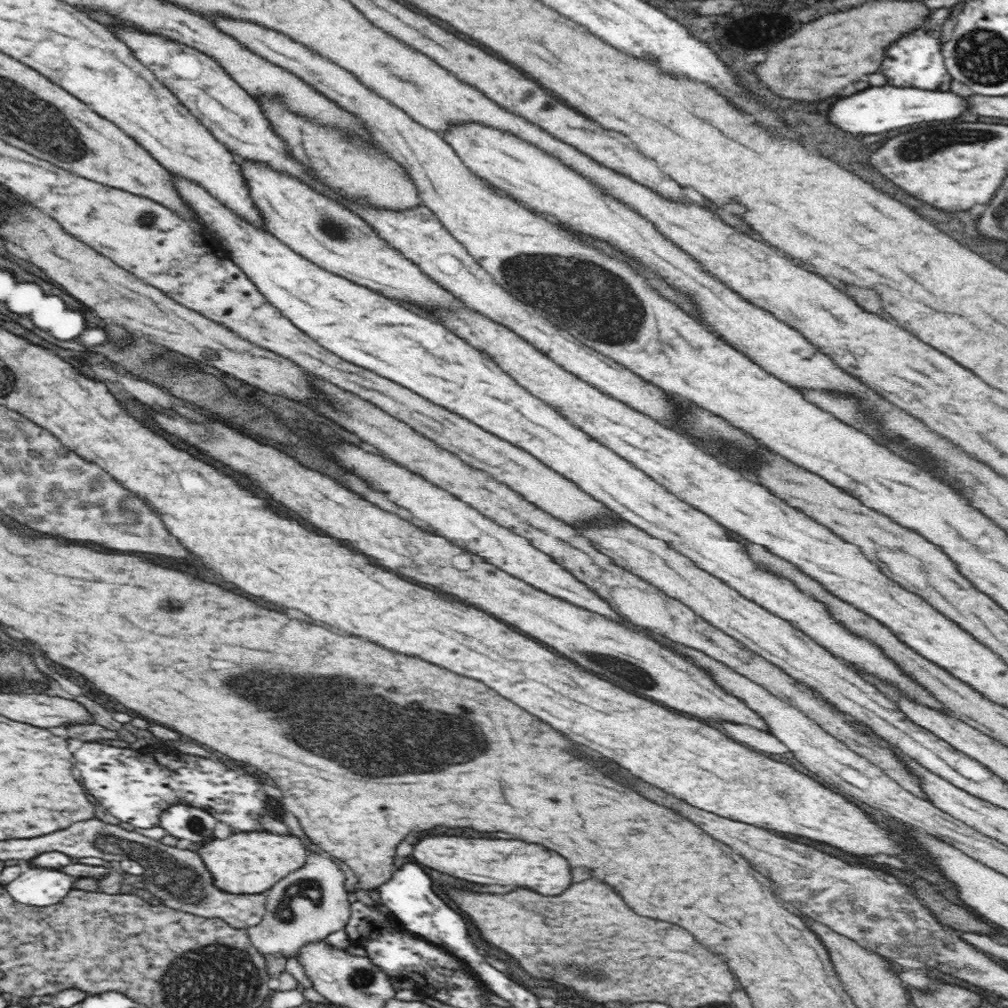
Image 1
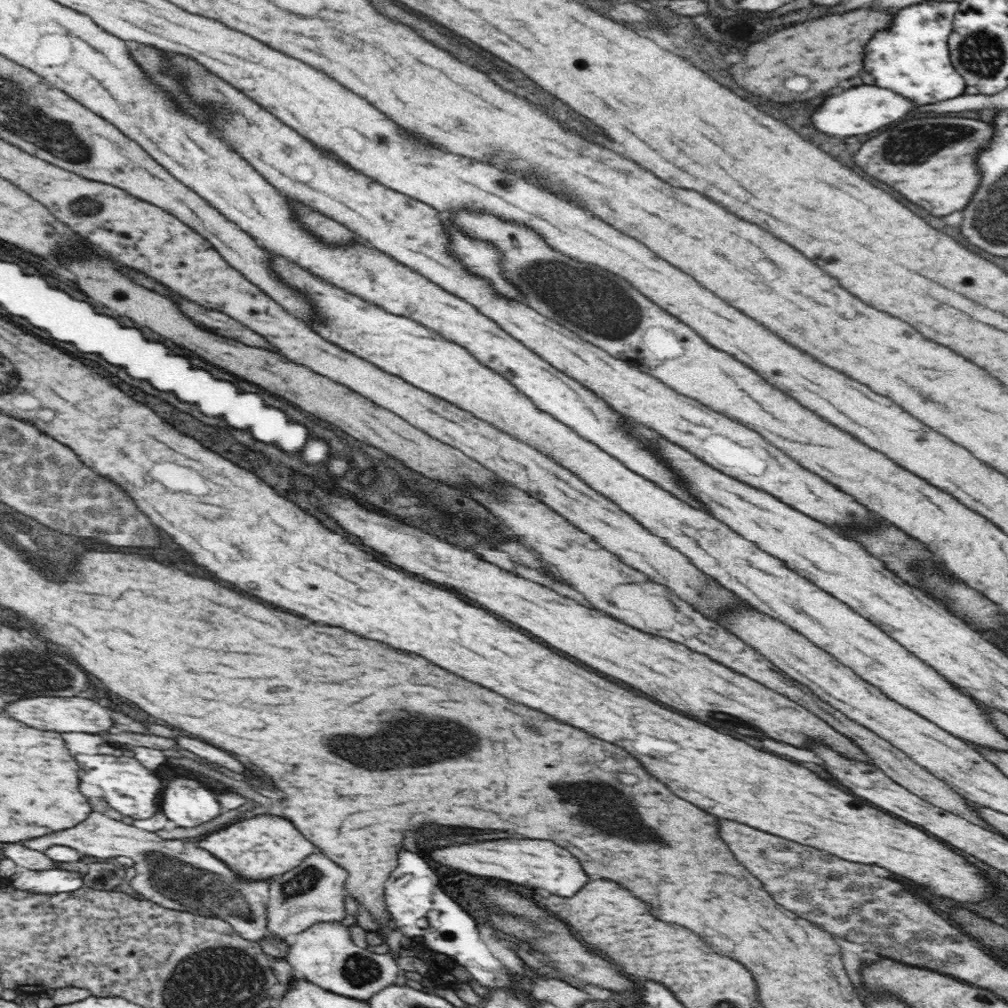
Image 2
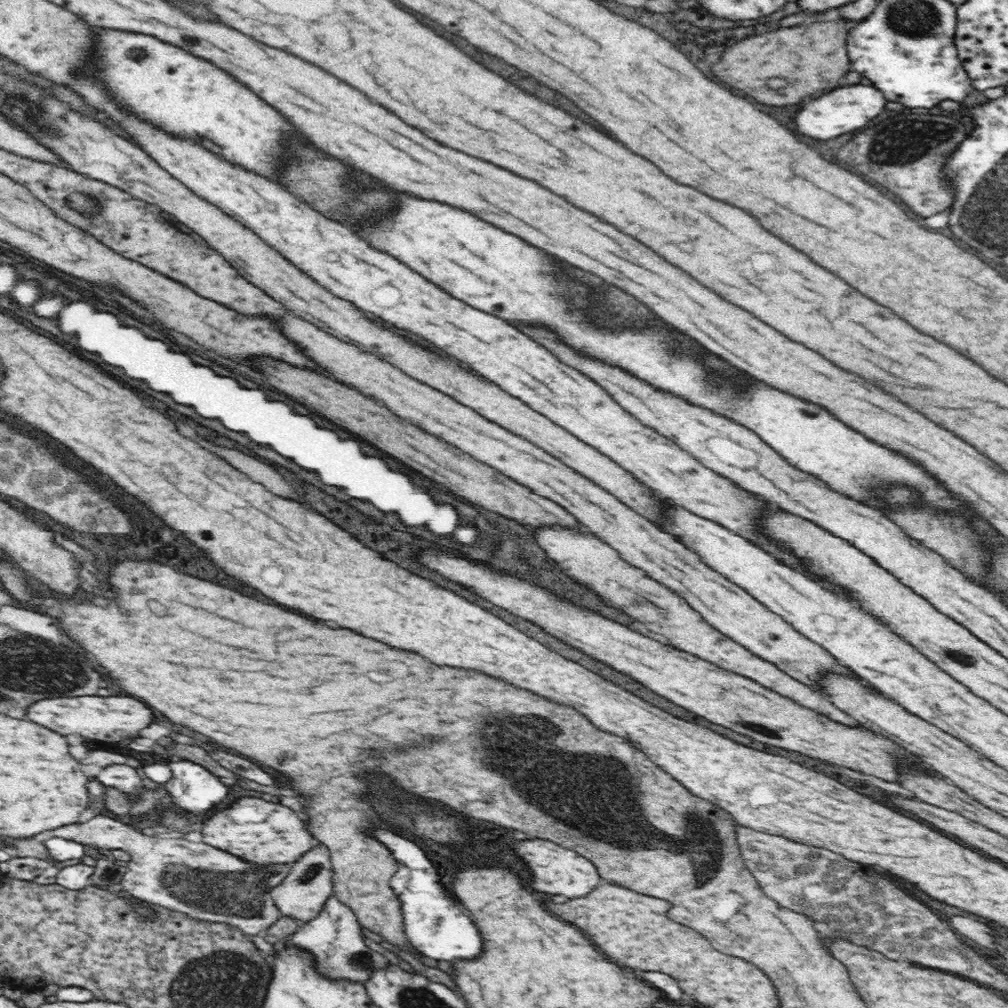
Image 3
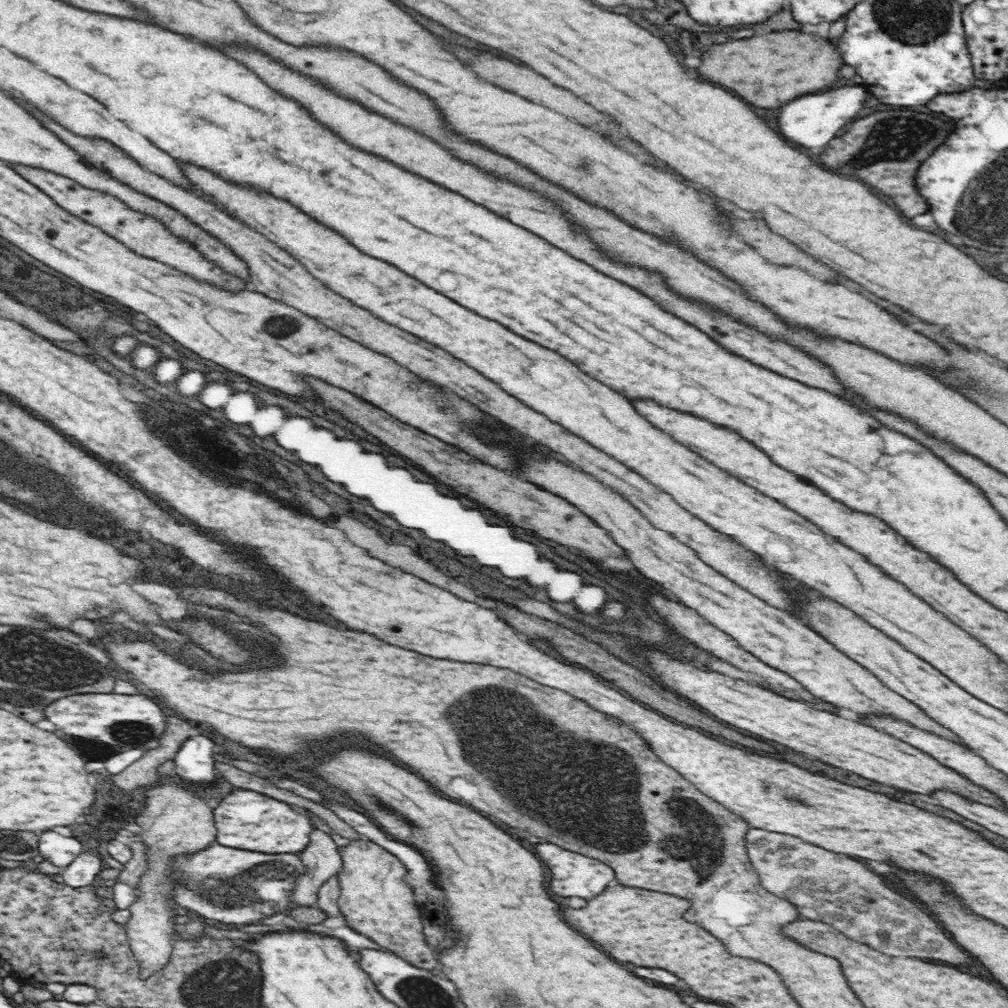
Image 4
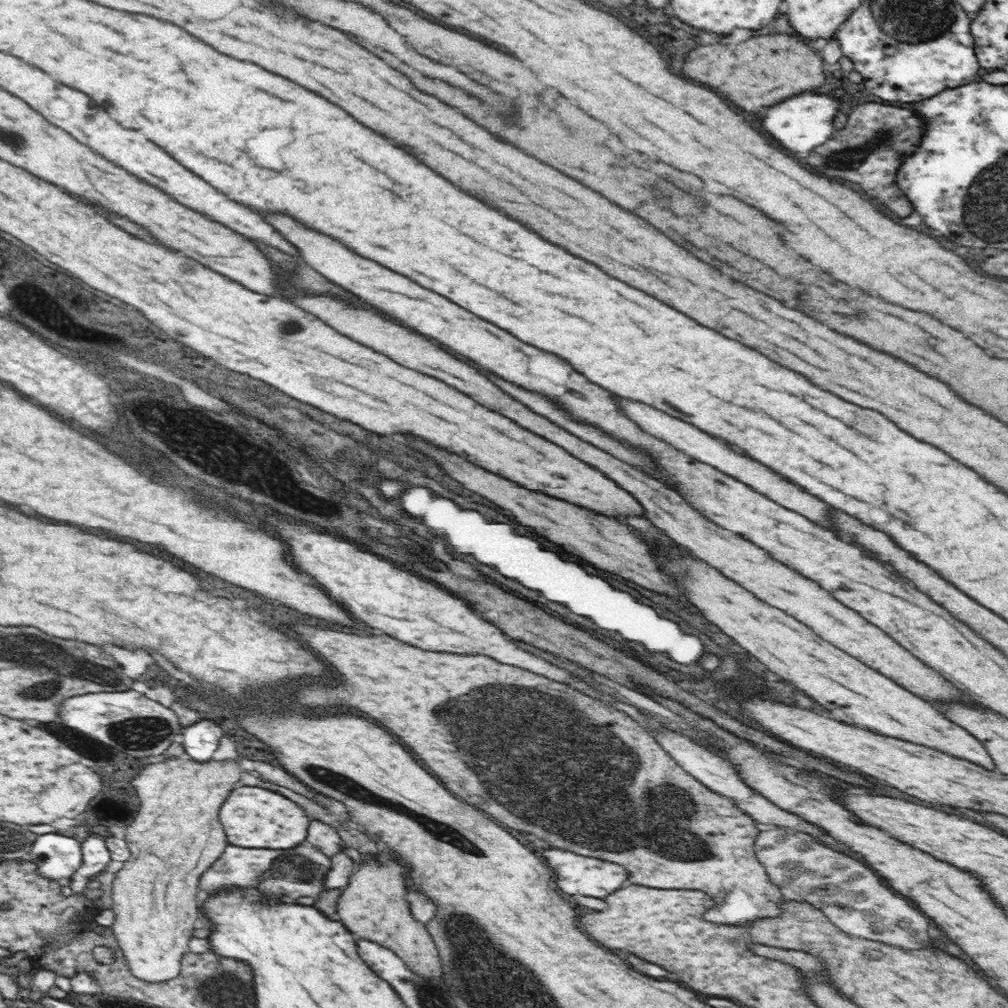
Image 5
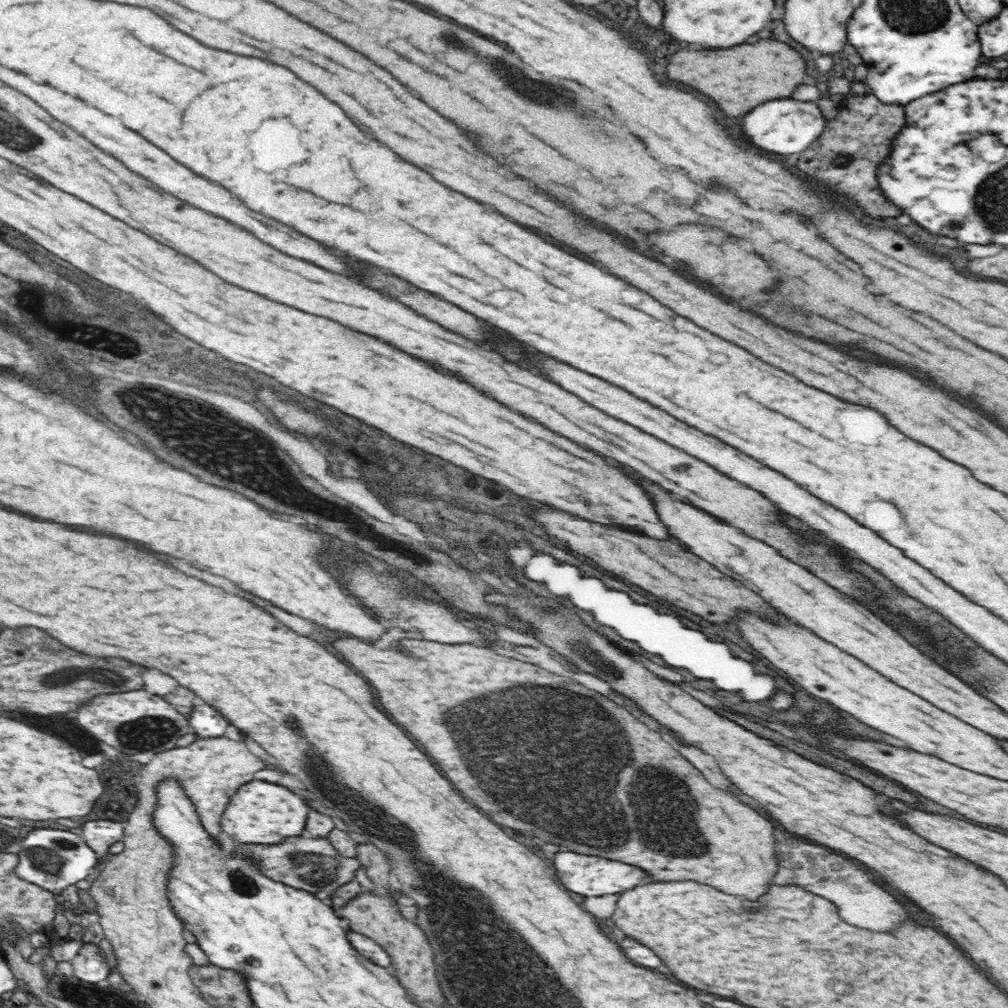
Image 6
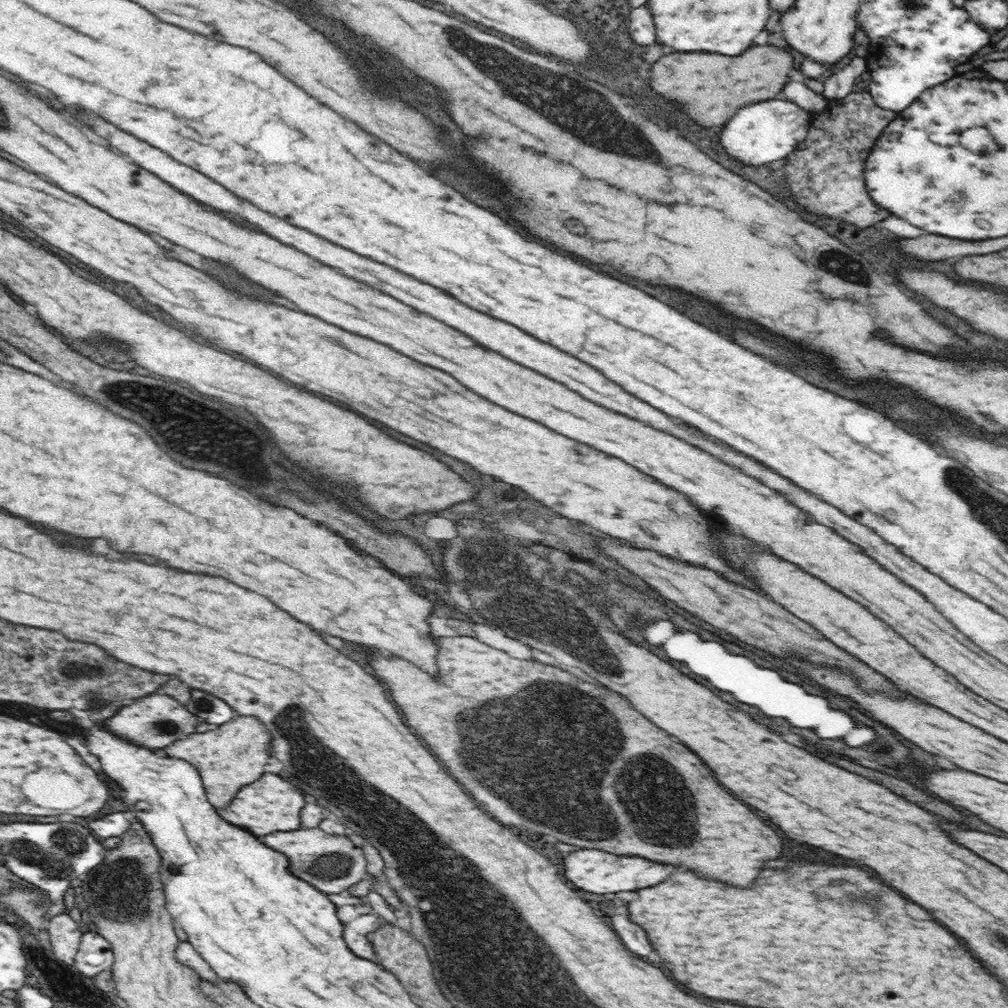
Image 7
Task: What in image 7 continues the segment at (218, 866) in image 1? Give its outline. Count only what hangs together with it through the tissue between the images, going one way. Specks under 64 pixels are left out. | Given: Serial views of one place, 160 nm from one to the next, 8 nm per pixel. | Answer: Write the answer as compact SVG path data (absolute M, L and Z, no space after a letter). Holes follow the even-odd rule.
M264 774L258 782L244 786L236 798L230 802L230 806L226 806L220 816L236 826L242 826L246 830L250 830L256 836L264 836L264 834L272 834L272 832L288 832L288 830L298 830L300 828L300 810L304 808L304 798L302 794L296 790L296 786L292 782L282 780L278 774Z

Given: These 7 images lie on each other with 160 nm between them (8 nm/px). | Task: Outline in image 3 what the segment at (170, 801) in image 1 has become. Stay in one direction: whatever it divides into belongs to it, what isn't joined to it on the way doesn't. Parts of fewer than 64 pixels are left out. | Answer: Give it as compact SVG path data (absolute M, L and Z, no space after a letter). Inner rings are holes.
M125 762L109 765L108 768L104 768L102 772L98 773L96 778L106 788L116 788L126 794L132 794L132 798L138 798L138 794L142 792L142 778L138 776L136 769Z

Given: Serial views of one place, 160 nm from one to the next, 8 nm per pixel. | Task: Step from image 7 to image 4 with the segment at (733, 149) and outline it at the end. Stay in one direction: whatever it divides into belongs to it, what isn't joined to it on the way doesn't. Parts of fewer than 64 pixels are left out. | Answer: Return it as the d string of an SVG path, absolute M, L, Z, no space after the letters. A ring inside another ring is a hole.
M848 86L848 88L824 92L824 94L802 96L800 100L792 100L792 104L786 104L780 110L778 128L780 128L780 132L784 132L784 136L788 136L788 140L792 140L800 146L822 148L832 138L836 138L836 134L842 126L846 126L860 114L866 98L868 98L868 92L862 86Z

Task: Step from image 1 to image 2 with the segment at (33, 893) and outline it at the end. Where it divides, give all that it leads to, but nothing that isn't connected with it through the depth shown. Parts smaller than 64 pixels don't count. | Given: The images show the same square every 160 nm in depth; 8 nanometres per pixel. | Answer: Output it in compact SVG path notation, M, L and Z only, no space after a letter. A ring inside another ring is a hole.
M19 870L20 874L12 875L12 884L16 889L36 892L36 894L58 894L72 892L83 887L83 875L67 870Z

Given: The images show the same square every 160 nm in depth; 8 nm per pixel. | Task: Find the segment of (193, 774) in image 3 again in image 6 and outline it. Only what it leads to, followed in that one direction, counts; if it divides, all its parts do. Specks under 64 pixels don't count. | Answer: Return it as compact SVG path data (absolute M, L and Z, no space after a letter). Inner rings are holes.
M208 703L194 705L188 717L188 723L199 737L216 738L222 736L229 725L228 719Z

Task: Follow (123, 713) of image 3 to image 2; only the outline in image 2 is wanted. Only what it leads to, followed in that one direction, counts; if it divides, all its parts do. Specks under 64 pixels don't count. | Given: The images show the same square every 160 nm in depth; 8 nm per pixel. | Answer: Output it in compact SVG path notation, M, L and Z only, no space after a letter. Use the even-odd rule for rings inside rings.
M38 696L38 698L24 698L24 700L18 700L18 702L12 702L6 706L6 716L10 718L16 718L32 728L38 728L38 730L54 730L54 732L88 732L88 734L100 734L100 732L108 732L112 726L114 726L114 720L112 720L112 712L116 710L110 710L110 708L104 708L100 706L98 702L90 700L90 698L56 698L56 696Z

